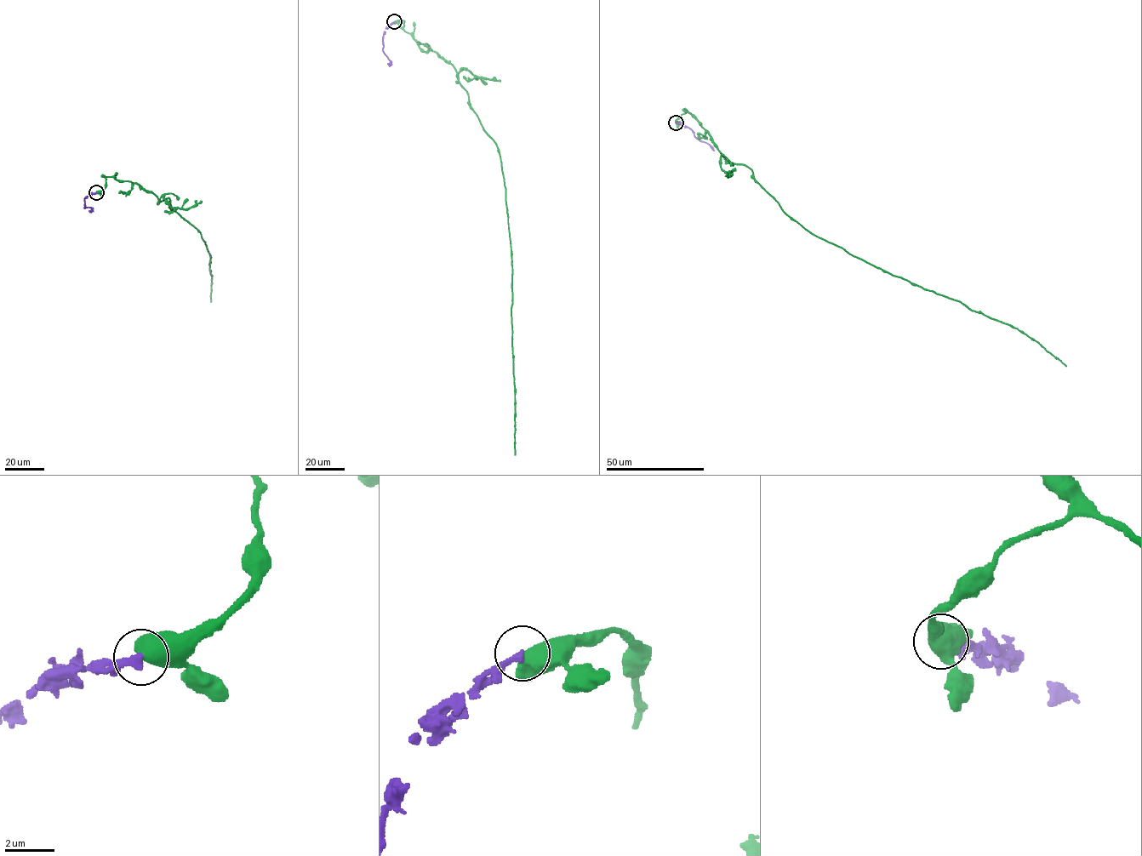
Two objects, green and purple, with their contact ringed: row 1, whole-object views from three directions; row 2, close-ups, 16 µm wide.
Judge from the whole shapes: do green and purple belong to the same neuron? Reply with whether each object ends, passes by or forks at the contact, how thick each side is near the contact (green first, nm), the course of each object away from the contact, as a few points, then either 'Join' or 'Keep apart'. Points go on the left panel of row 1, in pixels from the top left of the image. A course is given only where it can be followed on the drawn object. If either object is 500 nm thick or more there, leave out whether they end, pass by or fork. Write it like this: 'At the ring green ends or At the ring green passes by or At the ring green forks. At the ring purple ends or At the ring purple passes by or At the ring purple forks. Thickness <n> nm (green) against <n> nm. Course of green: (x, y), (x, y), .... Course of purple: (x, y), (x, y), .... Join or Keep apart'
Thickness 550 nm (green) against 320 nm. Course of green: (97, 192), (111, 176), (137, 184), (159, 202), (169, 198), (170, 207), (205, 242), (210, 302). Course of purple: (96, 192), (84, 198), (84, 208), (90, 207), (90, 212). Keep apart

